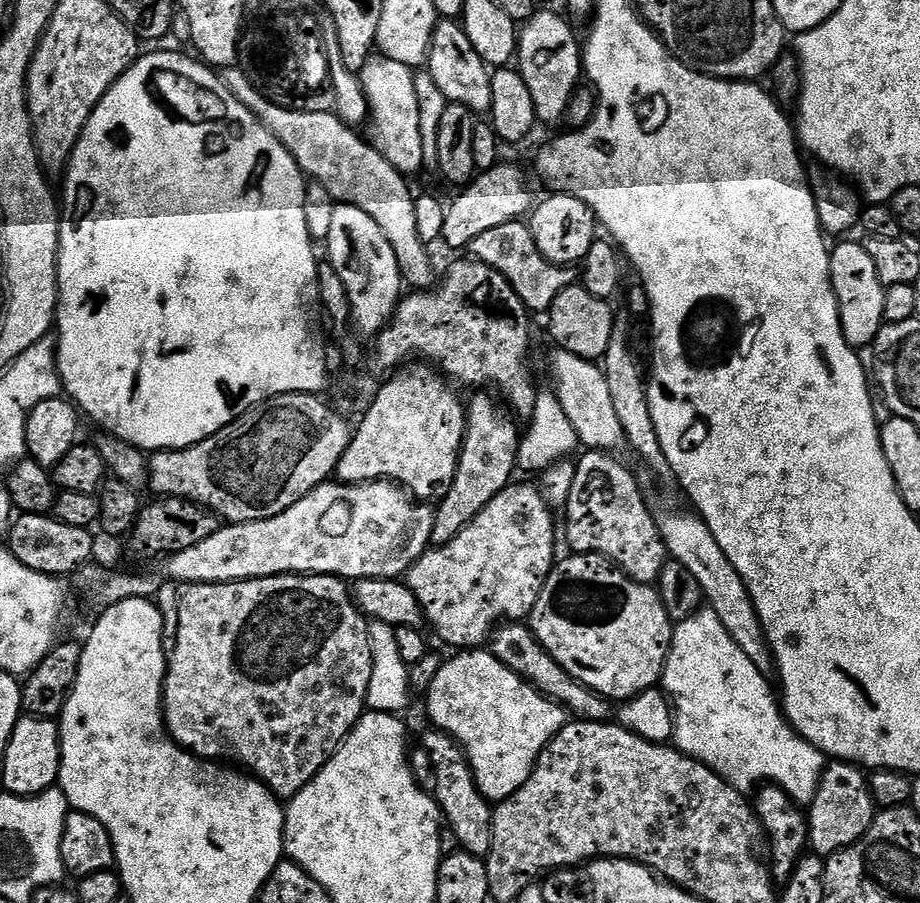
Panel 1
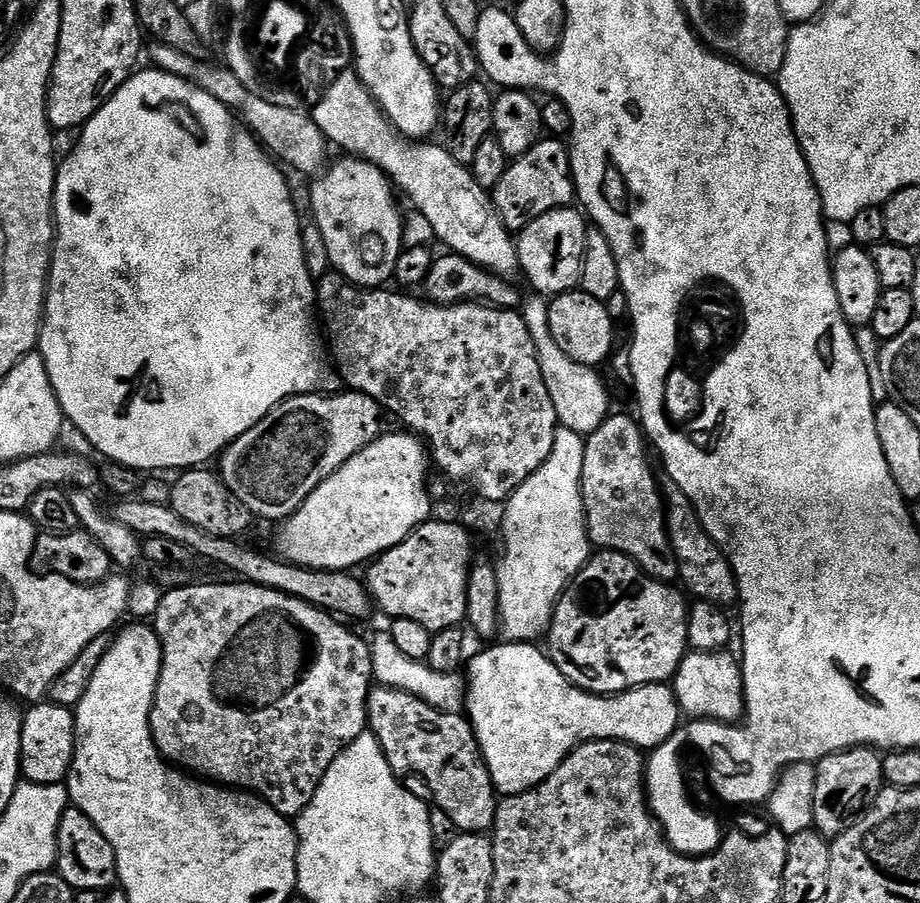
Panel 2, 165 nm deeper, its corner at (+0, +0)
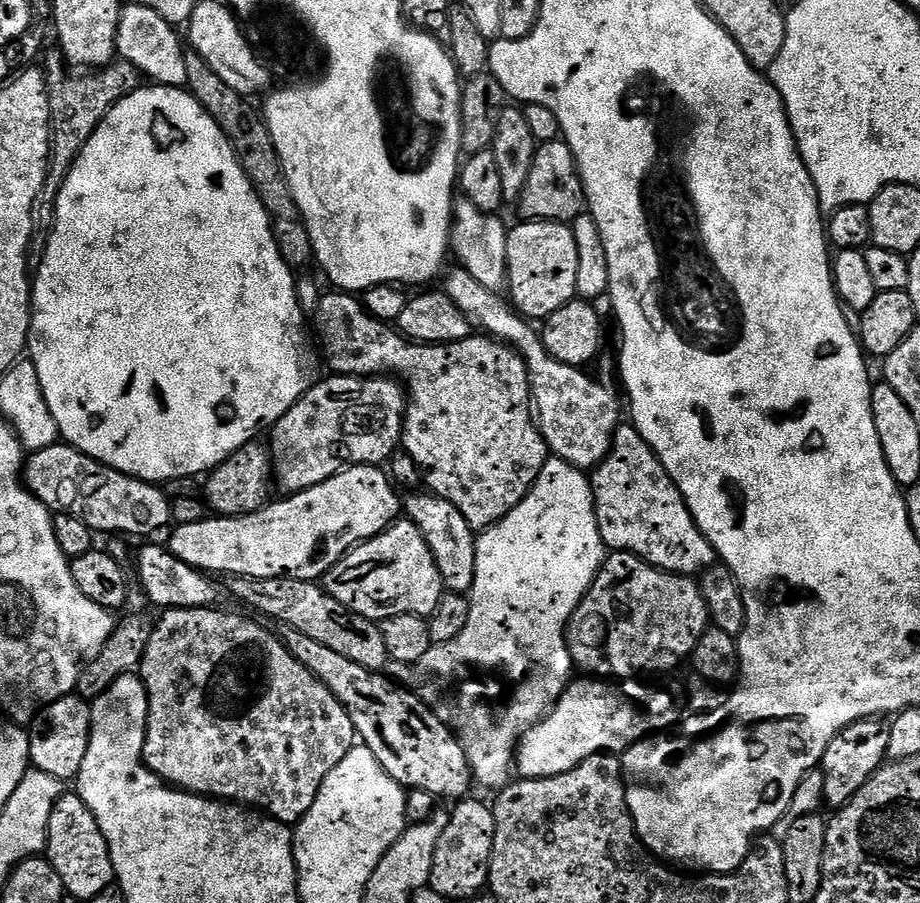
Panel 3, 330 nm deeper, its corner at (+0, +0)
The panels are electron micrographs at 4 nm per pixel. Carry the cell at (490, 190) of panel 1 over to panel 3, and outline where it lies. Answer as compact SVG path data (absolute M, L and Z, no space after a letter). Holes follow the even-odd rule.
M563 138L537 147L534 166L530 166L530 178L526 178L518 207L525 221L555 220L557 224L575 222L585 211L584 183L580 177L580 167Z

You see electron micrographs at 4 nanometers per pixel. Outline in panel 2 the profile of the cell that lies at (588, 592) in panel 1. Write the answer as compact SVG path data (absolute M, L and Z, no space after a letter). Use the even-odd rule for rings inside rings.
M611 550L597 551L576 577L568 583L568 587L564 589L564 593L562 593L559 602L556 604L556 609L552 615L552 625L548 627L546 633L546 641L548 640L546 648L552 657L553 664L556 664L558 670L562 674L566 674L566 678L576 687L585 688L588 692L598 696L623 694L629 688L667 685L675 677L676 671L680 669L680 663L684 661L684 657L689 651L688 610L690 604L689 601L684 601L685 593L679 587L676 587L677 589L672 587L676 586L662 580L656 580L652 576L647 576L626 554Z

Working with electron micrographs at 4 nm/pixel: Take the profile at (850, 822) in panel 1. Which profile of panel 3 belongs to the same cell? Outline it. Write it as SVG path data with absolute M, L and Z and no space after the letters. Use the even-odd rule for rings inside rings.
M880 718L859 720L838 733L834 742L826 746L824 757L818 765L819 771L824 773L824 804L832 807L832 810L845 808L850 798L854 798L854 794L858 794L858 790L870 782L873 774L884 767L889 746L890 730Z

